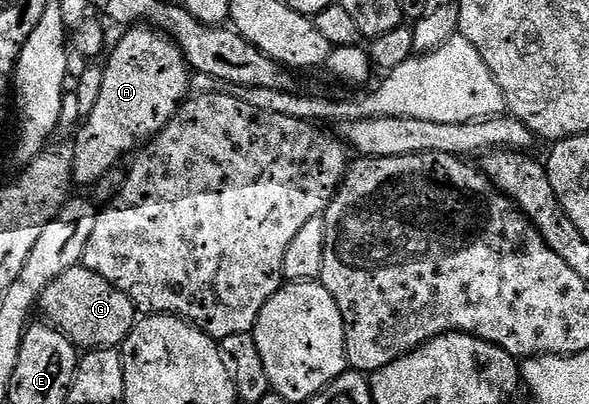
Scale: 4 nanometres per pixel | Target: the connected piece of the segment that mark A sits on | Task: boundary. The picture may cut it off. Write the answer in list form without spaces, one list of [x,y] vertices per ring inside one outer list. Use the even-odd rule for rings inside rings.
[[[131,28],[110,51],[111,59],[102,67],[101,96],[86,115],[79,135],[73,141],[75,158],[71,161],[74,181],[90,187],[119,162],[138,142],[150,143],[169,124],[188,97],[187,59],[166,33],[155,28]]]

